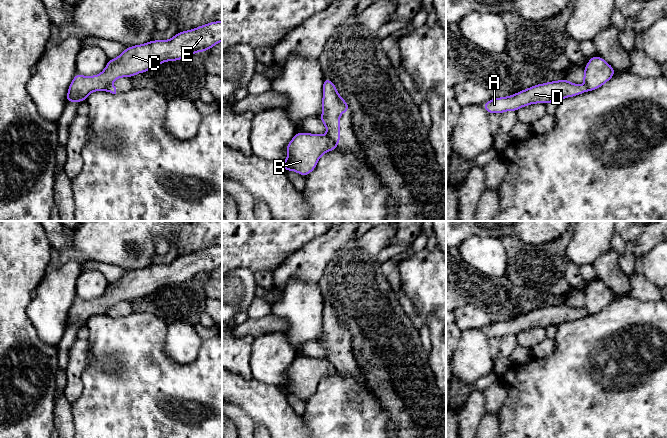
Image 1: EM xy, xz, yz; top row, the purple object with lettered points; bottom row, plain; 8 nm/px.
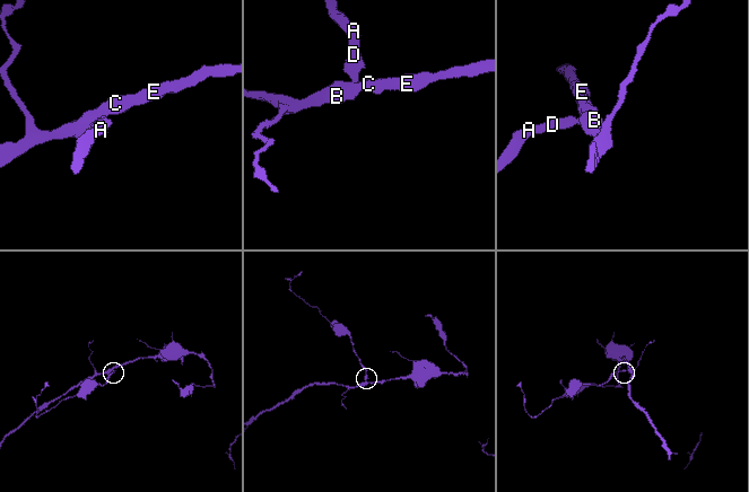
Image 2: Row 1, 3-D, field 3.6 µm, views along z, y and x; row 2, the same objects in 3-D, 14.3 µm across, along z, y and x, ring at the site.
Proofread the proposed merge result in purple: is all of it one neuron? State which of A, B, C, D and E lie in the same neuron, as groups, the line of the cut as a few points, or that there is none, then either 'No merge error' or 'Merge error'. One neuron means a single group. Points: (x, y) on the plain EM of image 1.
Groups: A D / B C E. Split along xz (327, 358), (336, 368). Merge error

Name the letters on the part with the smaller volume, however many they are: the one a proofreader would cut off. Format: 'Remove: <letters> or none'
Remove: A, D

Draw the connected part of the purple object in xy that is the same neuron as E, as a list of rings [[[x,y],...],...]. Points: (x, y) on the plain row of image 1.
[[[222,245],[178,256],[169,264],[152,264],[130,270],[117,282],[109,283],[105,293],[95,300],[75,298],[69,309],[66,327],[83,326],[94,315],[106,315],[116,303],[151,294],[167,286],[178,285],[196,276],[205,276],[222,265]]]

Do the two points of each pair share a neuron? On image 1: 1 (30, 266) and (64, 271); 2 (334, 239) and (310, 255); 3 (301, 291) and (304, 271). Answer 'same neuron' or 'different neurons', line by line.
1: different neurons
2: same neuron
3: different neurons

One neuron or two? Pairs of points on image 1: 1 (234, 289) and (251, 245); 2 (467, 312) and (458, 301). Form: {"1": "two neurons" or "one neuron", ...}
{"1": "two neurons", "2": "two neurons"}

